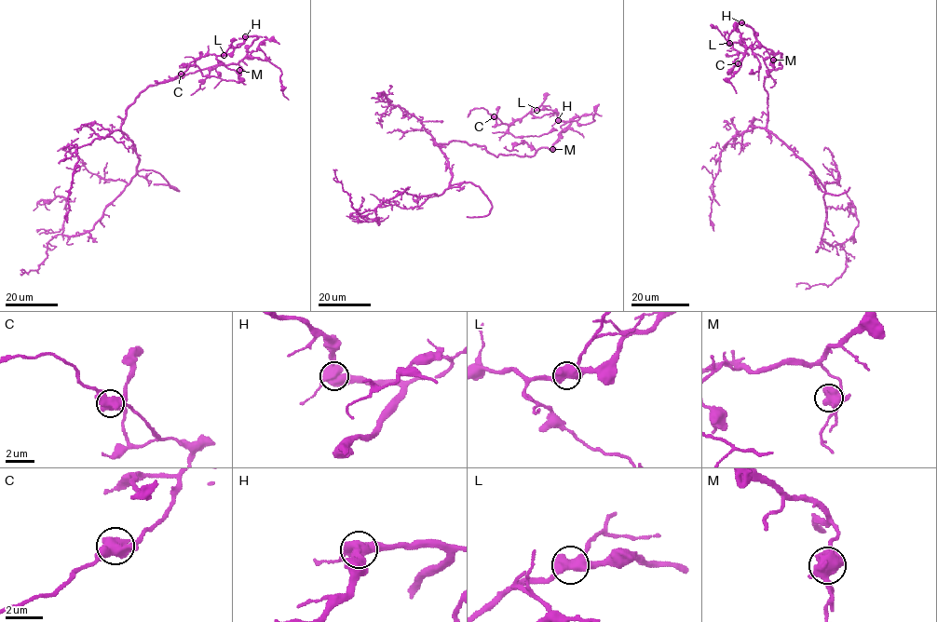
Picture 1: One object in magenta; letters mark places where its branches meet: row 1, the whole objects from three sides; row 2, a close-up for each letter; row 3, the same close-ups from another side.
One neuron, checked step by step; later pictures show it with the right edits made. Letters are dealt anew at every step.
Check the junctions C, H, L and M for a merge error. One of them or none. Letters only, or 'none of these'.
none of these

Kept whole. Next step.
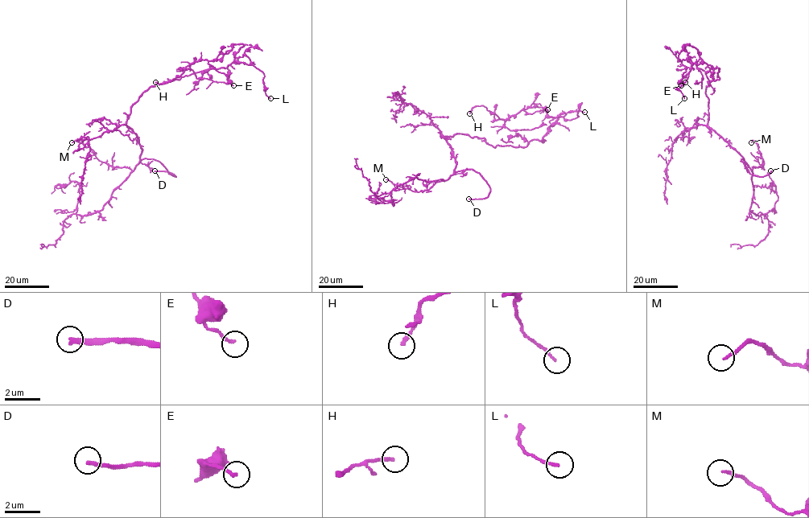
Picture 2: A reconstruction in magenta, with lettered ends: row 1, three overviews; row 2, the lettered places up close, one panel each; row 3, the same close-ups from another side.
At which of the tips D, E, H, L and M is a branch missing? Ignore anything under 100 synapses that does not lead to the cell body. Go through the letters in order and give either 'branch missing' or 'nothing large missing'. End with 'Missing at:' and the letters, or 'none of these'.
D: branch missing
E: nothing large missing
H: nothing large missing
L: nothing large missing
M: nothing large missing
Missing at: D

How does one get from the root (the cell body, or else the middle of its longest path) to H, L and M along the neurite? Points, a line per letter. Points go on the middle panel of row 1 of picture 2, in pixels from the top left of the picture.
H: (454, 136), (526, 147), (558, 118), (535, 106), (505, 119), (482, 105), (469, 113)
L: (454, 136), (526, 147), (541, 141), (561, 113), (571, 120), (579, 107), (584, 112)
M: (454, 136), (441, 136), (456, 162), (447, 180), (414, 191), (385, 179)

